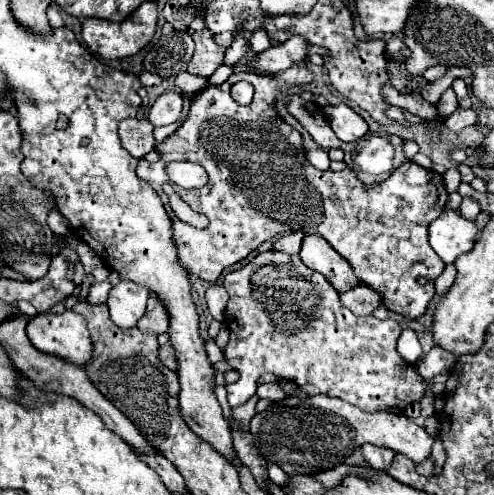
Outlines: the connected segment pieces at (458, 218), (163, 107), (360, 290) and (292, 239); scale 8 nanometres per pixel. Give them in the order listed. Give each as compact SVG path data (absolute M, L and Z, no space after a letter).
M444 209L442 215L430 223L430 245L444 263L454 263L462 253L472 251L478 229L458 211Z
M164 93L152 105L152 109L148 113L148 121L154 127L162 127L162 125L170 125L170 123L178 121L180 113L182 113L182 95Z
M358 285L346 293L340 293L340 301L356 315L372 315L374 309L382 307L380 293L368 285Z
M294 231L294 233L290 233L290 235L284 235L284 237L280 237L280 239L274 243L274 249L276 249L276 251L284 251L284 253L288 253L288 255L296 255L296 253L300 251L302 237L304 237L302 231Z

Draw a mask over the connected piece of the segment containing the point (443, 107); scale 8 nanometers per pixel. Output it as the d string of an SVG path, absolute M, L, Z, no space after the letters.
M449 88L442 94L437 104L437 109L440 115L448 117L458 108L458 106L456 94L452 88Z

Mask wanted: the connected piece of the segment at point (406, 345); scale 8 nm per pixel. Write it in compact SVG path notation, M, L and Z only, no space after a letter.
M404 329L402 331L402 335L398 339L398 353L408 363L416 363L420 359L422 347L420 347L418 337L416 337L416 333L412 329Z

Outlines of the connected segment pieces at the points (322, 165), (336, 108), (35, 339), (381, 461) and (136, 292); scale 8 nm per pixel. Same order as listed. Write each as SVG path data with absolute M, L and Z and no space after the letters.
M310 149L306 151L306 159L316 167L316 169L322 169L326 171L330 167L330 159L328 159L328 153L324 149Z
M346 103L326 105L324 113L326 113L326 119L328 119L332 131L336 133L336 137L340 141L344 141L344 139L356 141L368 133L366 121L354 109L350 109Z
M64 311L60 315L38 315L28 319L28 337L32 345L46 355L60 357L84 367L92 357L92 339L82 315Z
M364 445L362 447L364 451L364 459L366 459L366 465L372 467L372 469L378 469L378 471L386 471L394 459L394 451L386 449L386 447L376 447L376 445Z
M120 281L116 287L110 289L110 295L106 301L110 309L110 319L120 329L134 327L146 311L148 295L150 293L146 287L140 287L132 281Z

